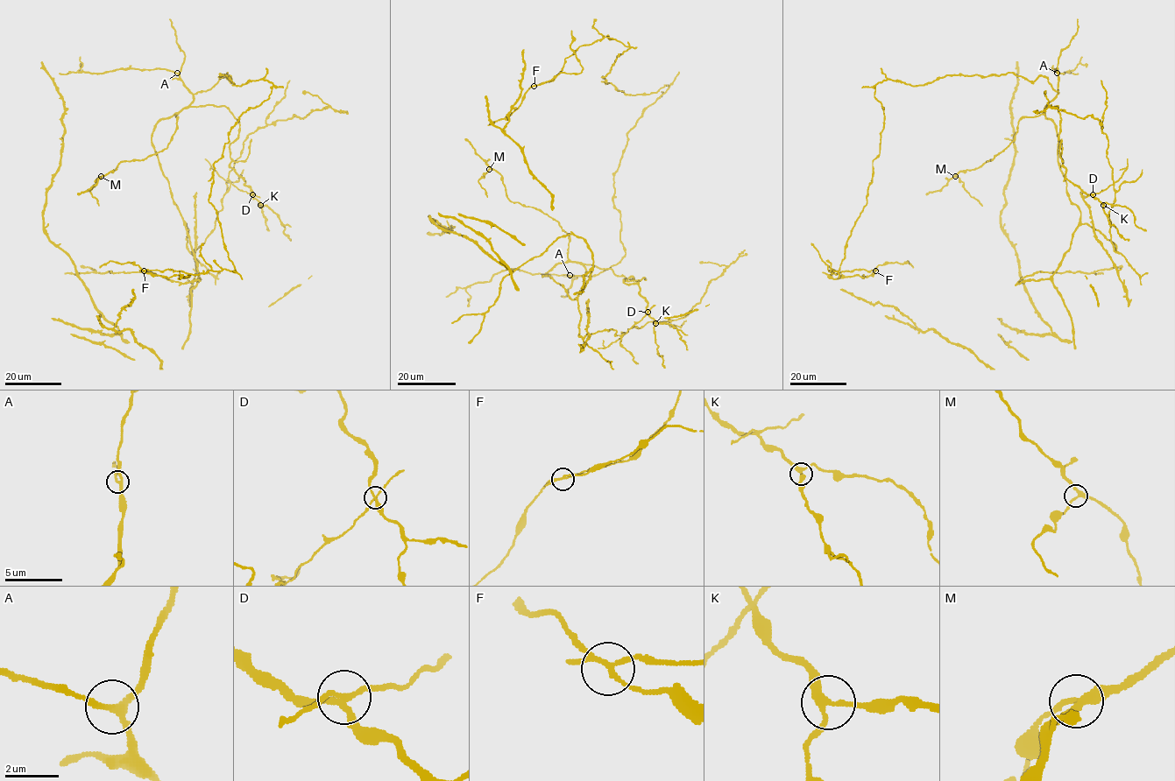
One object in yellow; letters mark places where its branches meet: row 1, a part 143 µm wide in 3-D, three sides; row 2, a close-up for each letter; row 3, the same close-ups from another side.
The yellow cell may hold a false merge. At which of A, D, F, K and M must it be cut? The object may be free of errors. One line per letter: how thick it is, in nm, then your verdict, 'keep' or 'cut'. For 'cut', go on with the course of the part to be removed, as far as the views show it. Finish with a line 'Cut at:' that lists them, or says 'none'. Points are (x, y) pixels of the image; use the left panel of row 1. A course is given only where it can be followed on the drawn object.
A: calibre 220 nm; keep
D: calibre 200 nm; cut; course (252, 194), (238, 190), (223, 179), (205, 158)
F: calibre 170 nm; keep
K: calibre 240 nm; keep
M: calibre 240 nm; keep
Cut at: D

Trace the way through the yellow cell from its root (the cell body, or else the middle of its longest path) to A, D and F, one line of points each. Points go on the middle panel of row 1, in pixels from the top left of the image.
A: (620, 242), (625, 255), (616, 264), (591, 277), (569, 275)
D: (620, 242), (625, 255), (619, 263), (586, 275), (583, 264), (633, 277), (624, 282), (638, 285), (647, 312)
F: (620, 242), (614, 172), (627, 133), (669, 87), (633, 95), (606, 83), (629, 47), (605, 37), (534, 86)

